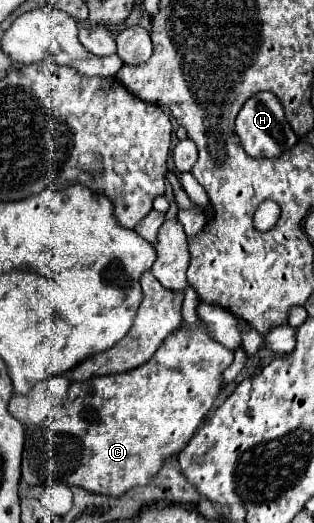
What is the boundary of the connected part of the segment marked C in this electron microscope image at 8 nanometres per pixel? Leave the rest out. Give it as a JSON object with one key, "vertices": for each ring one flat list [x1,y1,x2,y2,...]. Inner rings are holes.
{"vertices":[[200,321,194,329,182,327,172,333,164,345,160,345,158,353,138,369,72,383,66,401,54,405,54,413,40,427,26,429,24,457,32,473,44,487,52,483,78,485,110,497,118,497,136,485,148,485,160,471,164,459,180,453,194,431,204,423,204,417,222,389,222,371,232,361,234,353,210,339,204,321]]}

